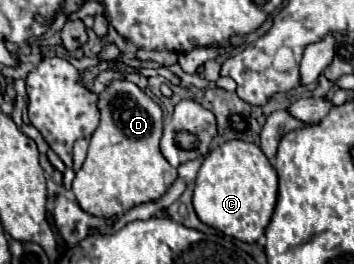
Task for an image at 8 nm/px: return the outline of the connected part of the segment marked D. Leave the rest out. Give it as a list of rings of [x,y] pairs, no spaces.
[[[113,81],[99,93],[99,109],[101,123],[89,139],[87,159],[75,175],[73,193],[85,213],[111,219],[135,205],[161,199],[177,179],[177,169],[167,163],[159,149],[163,131],[161,107],[135,83]]]

